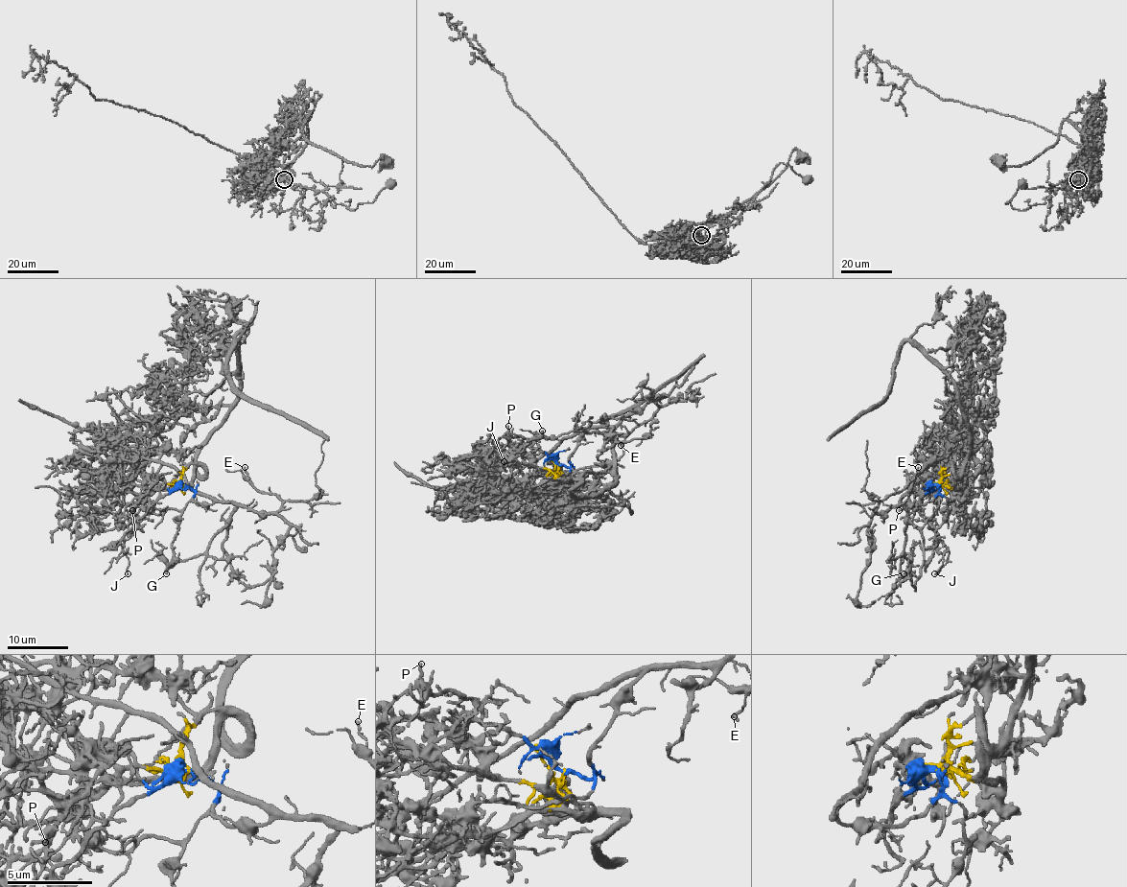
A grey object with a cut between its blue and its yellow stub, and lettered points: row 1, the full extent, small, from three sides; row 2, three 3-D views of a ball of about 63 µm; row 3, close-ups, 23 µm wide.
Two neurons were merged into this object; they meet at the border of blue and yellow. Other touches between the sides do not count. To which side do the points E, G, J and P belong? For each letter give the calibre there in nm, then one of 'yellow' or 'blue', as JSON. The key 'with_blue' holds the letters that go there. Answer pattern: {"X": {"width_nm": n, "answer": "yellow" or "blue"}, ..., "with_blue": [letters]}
{"E": {"width_nm": 140, "answer": "blue"}, "G": {"width_nm": 130, "answer": "blue"}, "J": {"width_nm": 120, "answer": "blue"}, "P": {"width_nm": 160, "answer": "yellow"}, "with_blue": ["E", "G", "J"]}

